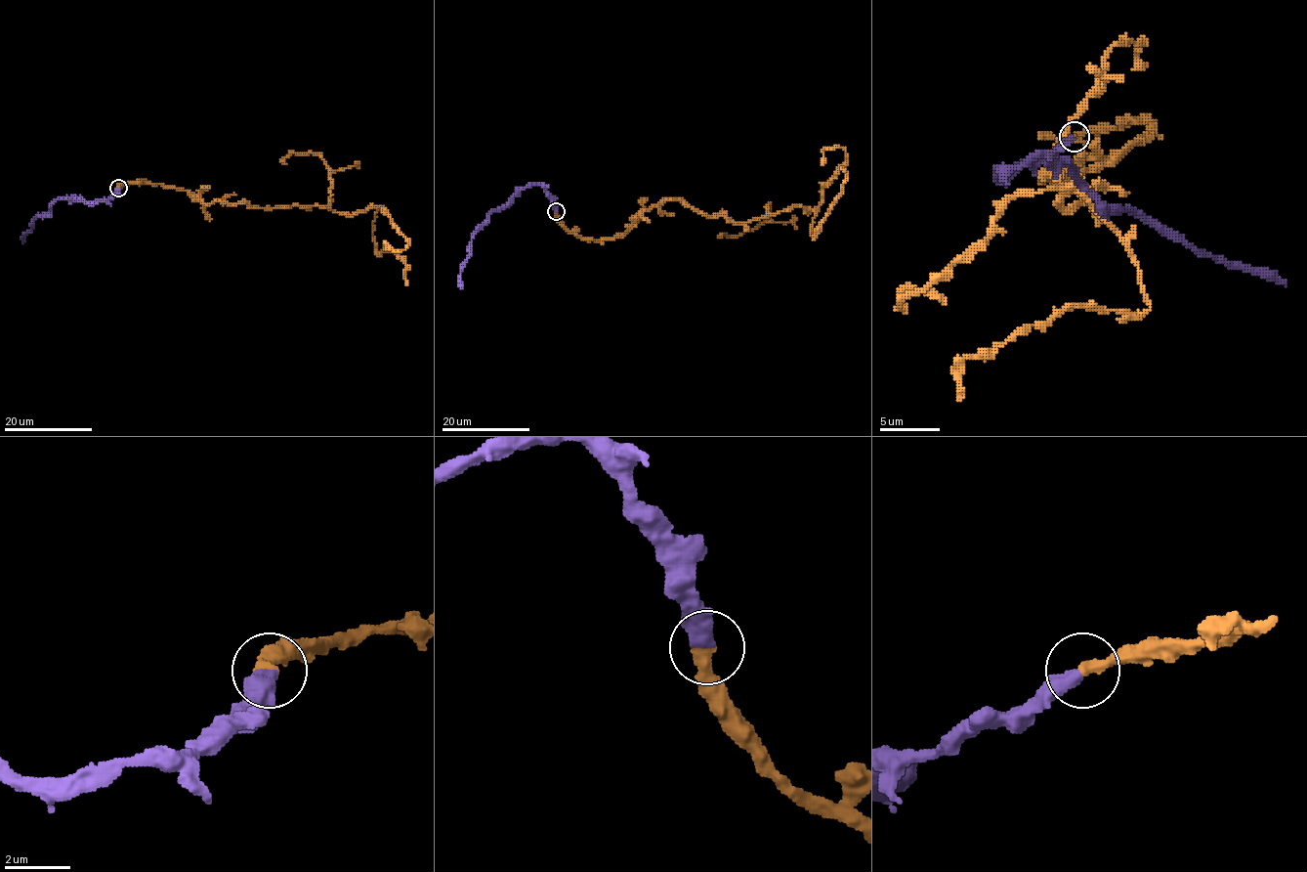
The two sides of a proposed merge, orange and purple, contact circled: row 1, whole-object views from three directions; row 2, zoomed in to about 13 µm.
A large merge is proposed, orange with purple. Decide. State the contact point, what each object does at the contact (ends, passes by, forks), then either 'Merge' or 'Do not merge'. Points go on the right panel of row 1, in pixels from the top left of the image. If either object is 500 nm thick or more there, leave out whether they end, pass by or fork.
Place: (1075, 136). Merge

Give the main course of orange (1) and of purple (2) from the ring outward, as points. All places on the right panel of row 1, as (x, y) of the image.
1: (1075, 136), (1150, 126), (1045, 181), (1102, 184), (1060, 201), (1150, 307), (1063, 307), (957, 400)
2: (1072, 136), (999, 169), (1006, 175), (1021, 165), (1066, 162), (1099, 208), (1132, 208), (1285, 286)

